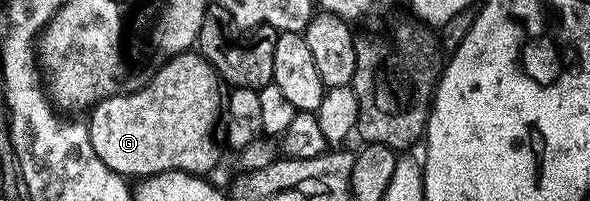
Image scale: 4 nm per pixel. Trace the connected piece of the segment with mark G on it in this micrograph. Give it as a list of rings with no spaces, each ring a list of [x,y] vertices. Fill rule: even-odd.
[[[188,52],[177,55],[176,58],[170,59],[164,64],[162,68],[151,78],[147,85],[143,86],[140,90],[134,91],[131,94],[118,94],[112,98],[101,100],[90,111],[91,118],[87,122],[87,131],[89,132],[89,140],[93,144],[93,152],[97,152],[97,156],[101,160],[105,160],[105,164],[113,172],[123,175],[128,180],[147,180],[156,174],[164,174],[170,170],[180,170],[186,174],[194,174],[196,176],[210,175],[210,170],[214,168],[219,162],[219,146],[215,143],[215,125],[220,125],[221,122],[221,107],[224,105],[225,98],[221,93],[219,95],[219,82],[221,86],[221,74],[214,70],[201,55],[195,54],[196,52]]]

